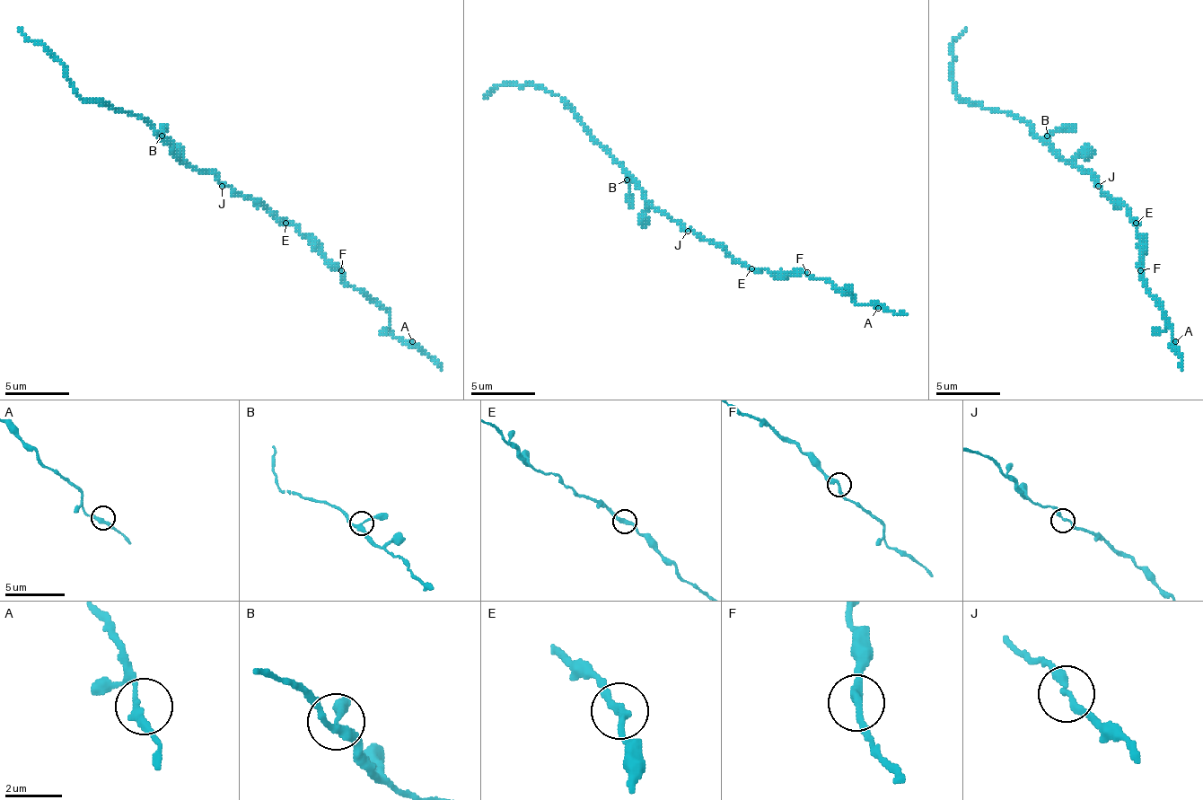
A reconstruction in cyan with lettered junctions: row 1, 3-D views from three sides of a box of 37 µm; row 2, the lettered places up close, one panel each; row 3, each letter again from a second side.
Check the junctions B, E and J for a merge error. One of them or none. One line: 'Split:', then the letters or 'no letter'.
Split: no letter

